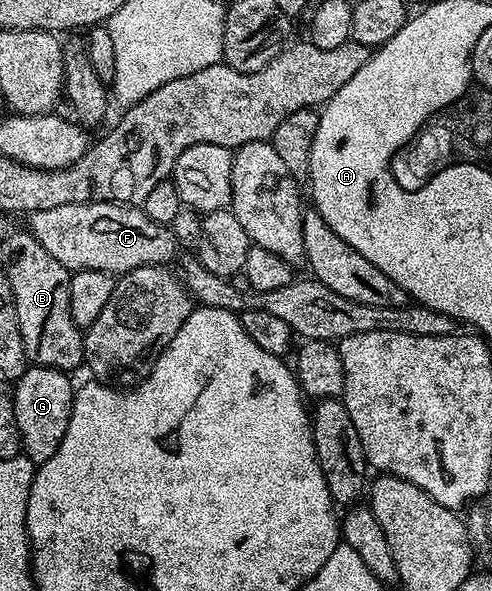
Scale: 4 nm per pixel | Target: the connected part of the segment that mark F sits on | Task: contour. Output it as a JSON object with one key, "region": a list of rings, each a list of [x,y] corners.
{"region":[[[76,203],[55,205],[55,209],[28,212],[28,230],[71,273],[105,271],[120,277],[131,269],[165,265],[177,251],[177,239],[164,223],[153,221],[137,205],[124,203]]]}

